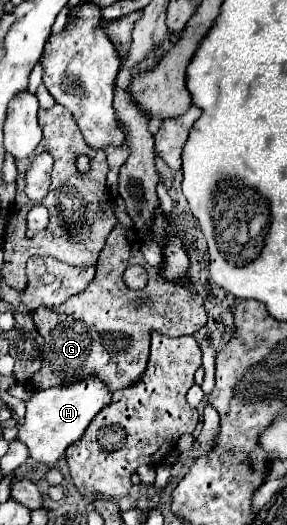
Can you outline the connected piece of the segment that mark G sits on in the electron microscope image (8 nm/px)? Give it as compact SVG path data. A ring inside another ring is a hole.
M117 224L101 250L97 274L91 284L59 308L37 308L33 312L35 326L45 338L41 370L31 376L37 390L67 386L89 376L97 376L109 386L109 392L133 386L147 366L151 330L179 338L195 336L205 326L207 314L199 294L193 290L193 284L185 282L185 286L169 286L169 282L161 282L157 278L157 268L151 266L151 270L147 270L147 286L139 292L127 290L123 284L123 270L129 264L141 264L145 270L149 268L141 254L139 234ZM141 298L149 298L151 306L137 308L135 302Z

